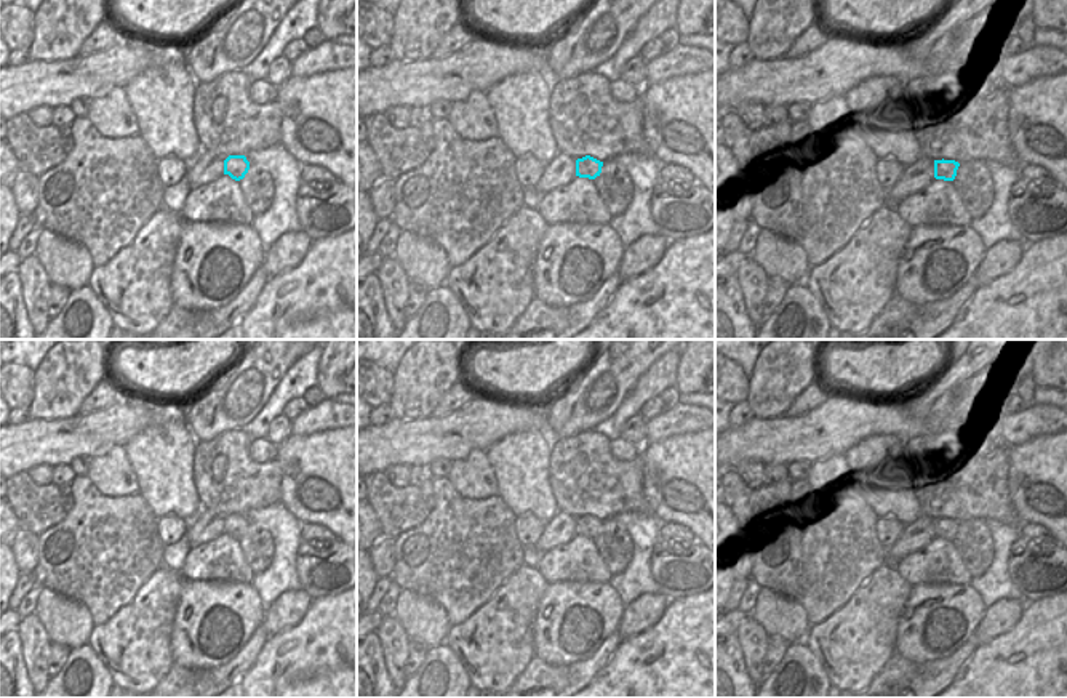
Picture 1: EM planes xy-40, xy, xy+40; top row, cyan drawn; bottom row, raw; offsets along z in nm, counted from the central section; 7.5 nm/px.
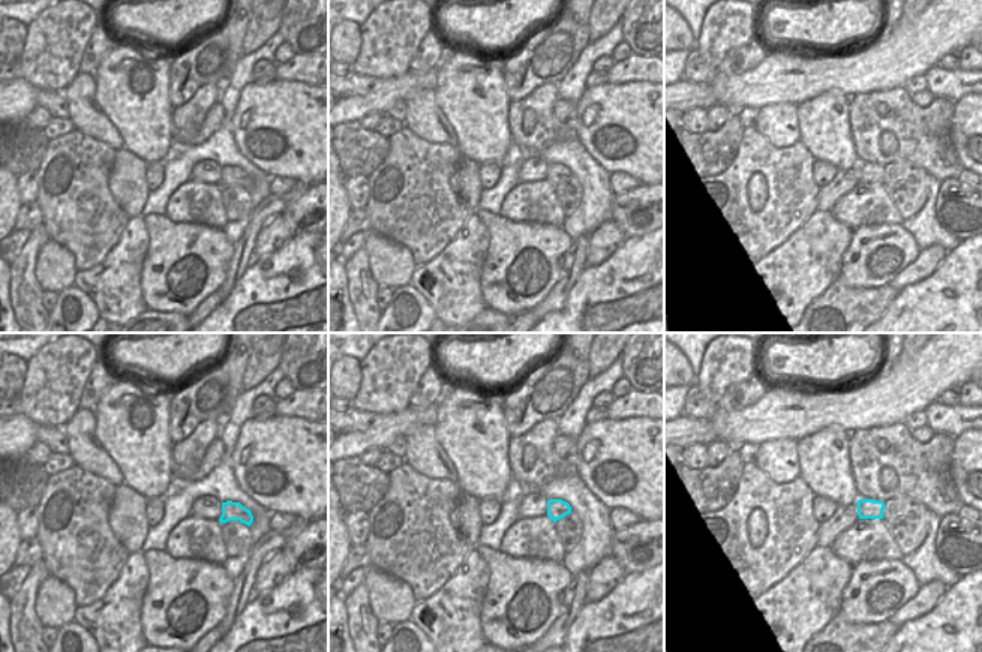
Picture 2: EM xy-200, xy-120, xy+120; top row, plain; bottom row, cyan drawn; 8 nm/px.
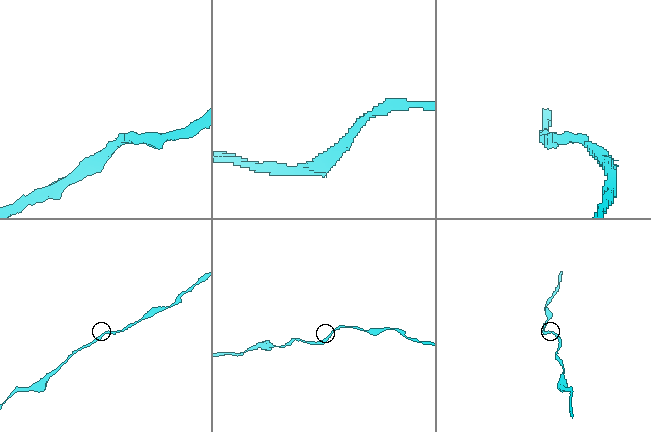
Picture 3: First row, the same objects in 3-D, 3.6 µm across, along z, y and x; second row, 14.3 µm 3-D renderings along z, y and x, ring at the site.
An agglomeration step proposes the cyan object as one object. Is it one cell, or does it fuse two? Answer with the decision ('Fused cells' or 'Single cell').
Single cell

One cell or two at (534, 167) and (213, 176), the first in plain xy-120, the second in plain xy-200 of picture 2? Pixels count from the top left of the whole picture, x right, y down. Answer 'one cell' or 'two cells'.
one cell

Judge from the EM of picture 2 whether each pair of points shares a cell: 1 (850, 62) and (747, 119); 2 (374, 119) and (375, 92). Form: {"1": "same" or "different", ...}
{"1": "different", "2": "different"}

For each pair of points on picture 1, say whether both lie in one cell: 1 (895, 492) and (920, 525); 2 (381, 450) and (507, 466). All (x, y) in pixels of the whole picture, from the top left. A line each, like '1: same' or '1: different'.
1: different
2: different

